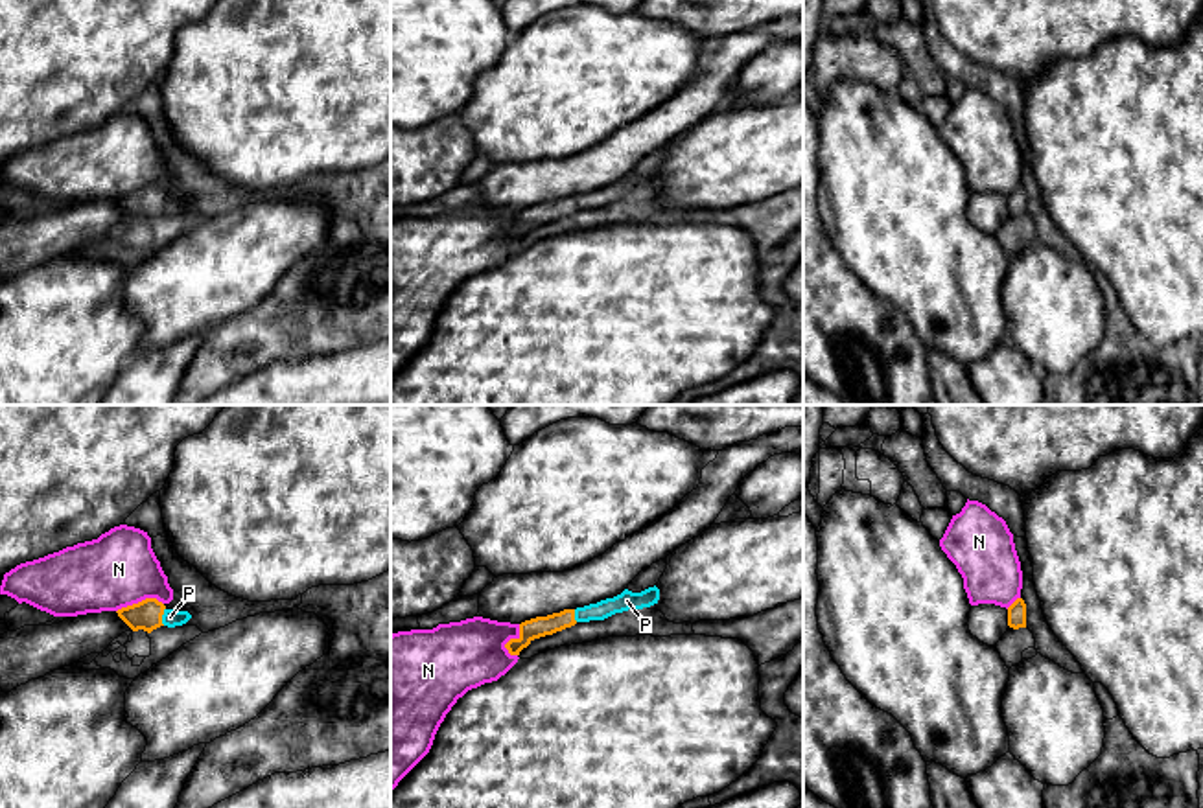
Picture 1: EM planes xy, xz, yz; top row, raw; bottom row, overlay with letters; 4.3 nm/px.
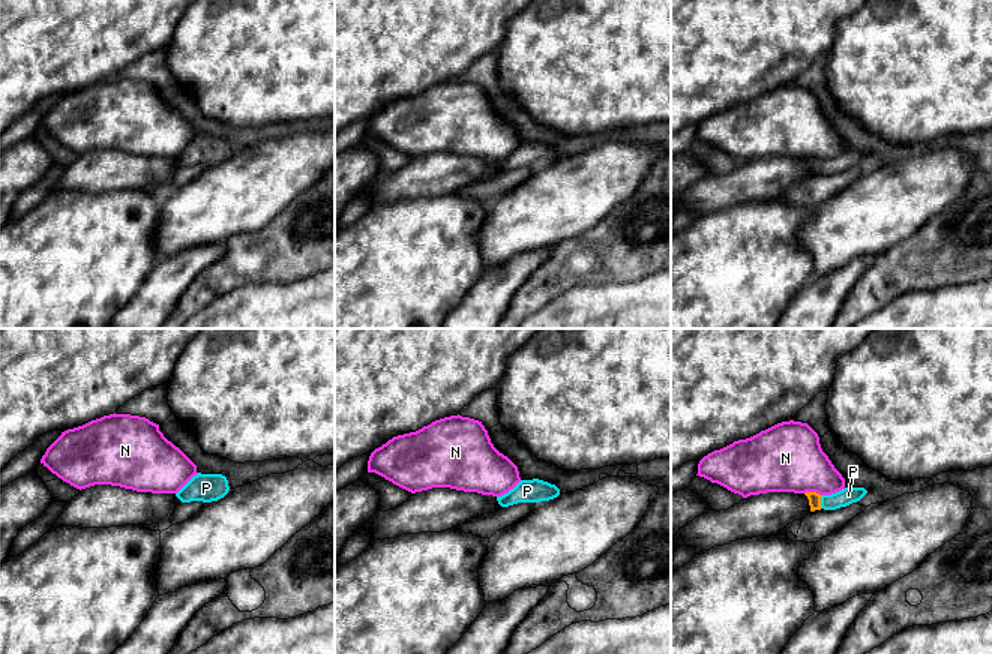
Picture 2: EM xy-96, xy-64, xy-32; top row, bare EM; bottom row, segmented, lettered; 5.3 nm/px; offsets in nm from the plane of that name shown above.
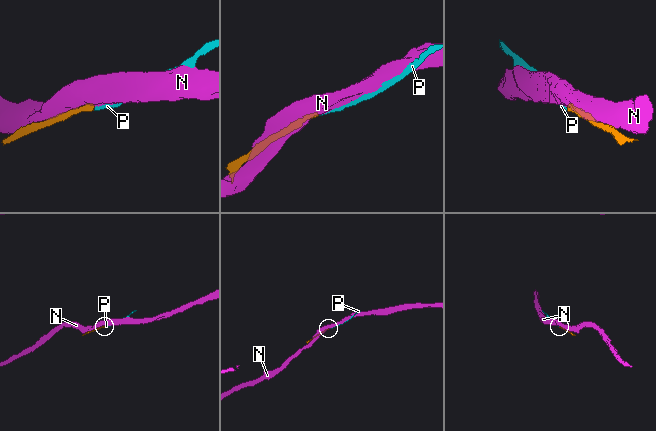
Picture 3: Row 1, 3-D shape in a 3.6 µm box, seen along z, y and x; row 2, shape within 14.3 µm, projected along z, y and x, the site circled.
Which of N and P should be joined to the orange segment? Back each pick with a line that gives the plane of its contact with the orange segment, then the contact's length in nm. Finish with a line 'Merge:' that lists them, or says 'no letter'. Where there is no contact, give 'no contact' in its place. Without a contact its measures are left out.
P: xy | 80 nm
Merge: P

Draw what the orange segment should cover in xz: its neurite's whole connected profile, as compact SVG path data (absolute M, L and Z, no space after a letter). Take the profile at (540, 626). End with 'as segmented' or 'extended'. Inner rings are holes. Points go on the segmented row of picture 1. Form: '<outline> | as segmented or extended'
M656 585L641 593L632 593L625 589L621 594L601 600L597 604L590 604L577 609L564 609L547 617L536 617L521 622L520 637L510 639L505 648L510 655L520 655L520 652L527 648L534 639L553 635L556 631L575 626L577 622L604 620L615 613L623 613L628 609L650 607L658 604L658 600L660 589Z | extended

